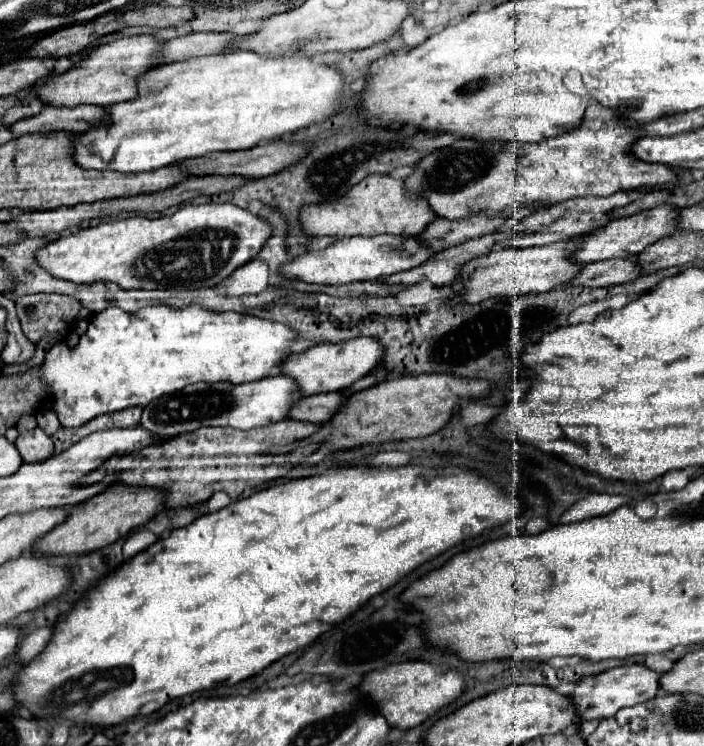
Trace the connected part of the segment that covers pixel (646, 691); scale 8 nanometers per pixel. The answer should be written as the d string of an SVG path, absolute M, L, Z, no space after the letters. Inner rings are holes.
M639 662L621 664L621 666L611 668L607 672L581 678L579 686L571 694L571 700L577 706L577 712L581 714L583 720L609 718L609 716L615 716L621 708L635 706L635 704L641 704L641 702L649 702L651 698L655 698L659 694L659 678L661 676L663 676L663 672L651 670L651 668L647 668L645 664L639 664Z

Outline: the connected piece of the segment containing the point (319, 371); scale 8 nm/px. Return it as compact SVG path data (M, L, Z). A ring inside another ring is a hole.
M369 336L351 338L347 342L337 344L319 344L313 346L301 354L291 354L287 362L283 362L283 374L295 378L299 390L303 396L313 396L321 392L333 392L333 390L345 390L357 380L371 374L383 358L383 346L379 340Z

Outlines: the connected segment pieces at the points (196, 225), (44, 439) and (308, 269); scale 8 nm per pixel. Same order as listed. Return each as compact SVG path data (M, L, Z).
M187 204L171 216L133 216L81 228L41 248L37 260L55 278L77 284L103 280L115 282L125 290L209 288L253 260L271 234L273 228L267 220L235 204Z
M39 426L33 430L25 430L15 440L17 450L23 456L23 462L43 462L49 456L53 456L53 440L49 434L45 434Z
M377 234L377 236L351 236L341 238L335 244L307 252L293 262L285 264L281 272L287 278L299 278L303 282L315 284L347 284L355 280L379 280L391 274L411 270L431 260L435 250L427 246L419 236L393 236L393 234Z

